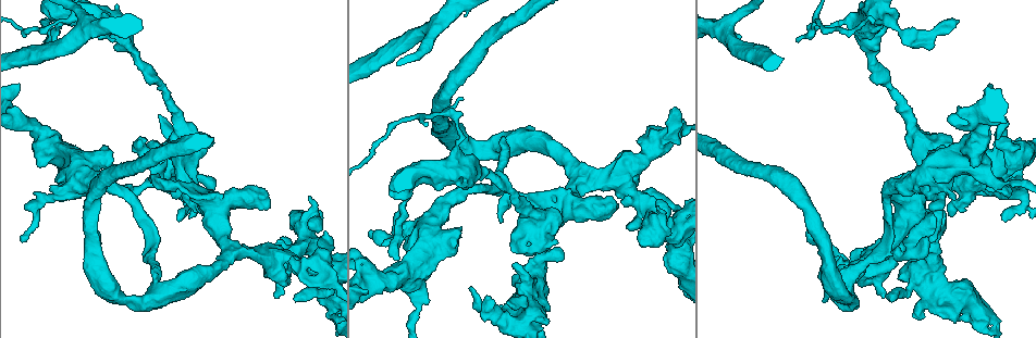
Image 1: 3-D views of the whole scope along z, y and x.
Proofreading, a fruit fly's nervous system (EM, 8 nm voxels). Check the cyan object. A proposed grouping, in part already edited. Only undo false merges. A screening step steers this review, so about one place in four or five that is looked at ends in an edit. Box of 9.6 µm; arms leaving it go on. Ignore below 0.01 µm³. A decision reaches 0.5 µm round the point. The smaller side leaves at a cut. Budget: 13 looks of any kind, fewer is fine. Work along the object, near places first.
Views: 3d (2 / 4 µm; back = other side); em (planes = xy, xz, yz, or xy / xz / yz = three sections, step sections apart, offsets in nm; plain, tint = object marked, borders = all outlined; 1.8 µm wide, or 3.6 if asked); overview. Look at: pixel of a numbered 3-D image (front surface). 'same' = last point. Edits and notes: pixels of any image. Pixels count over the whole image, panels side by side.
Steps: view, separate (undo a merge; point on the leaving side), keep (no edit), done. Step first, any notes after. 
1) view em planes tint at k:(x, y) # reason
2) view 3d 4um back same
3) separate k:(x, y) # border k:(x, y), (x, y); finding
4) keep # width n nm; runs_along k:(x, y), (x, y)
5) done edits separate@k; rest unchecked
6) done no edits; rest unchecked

view em planes tint at 1:(307, 243) # sharp bend

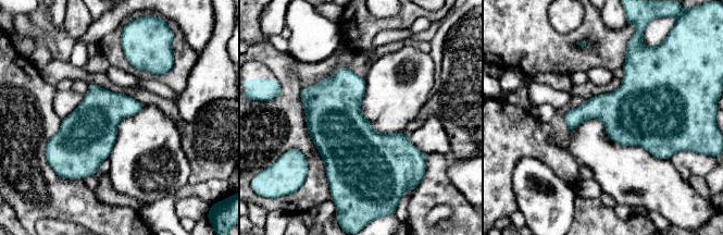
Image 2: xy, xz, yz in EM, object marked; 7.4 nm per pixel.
keep # width 320 nm; all the same cell

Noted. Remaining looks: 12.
view 3d 4um at 1:(893, 201) # calibre changes

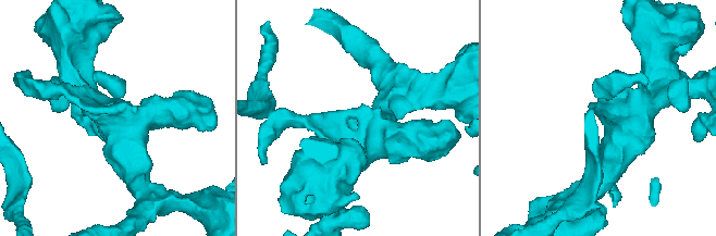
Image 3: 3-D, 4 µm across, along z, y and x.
view em 3.6um planes tint at 3:(130, 117)

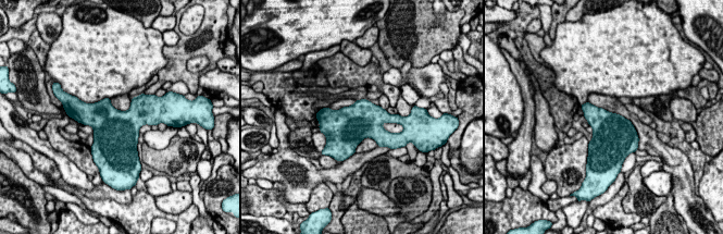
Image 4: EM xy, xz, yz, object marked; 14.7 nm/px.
keep # width 480 nm; one cell here

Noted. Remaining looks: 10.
view 3d 2um at 1:(657, 149) # three arms meet

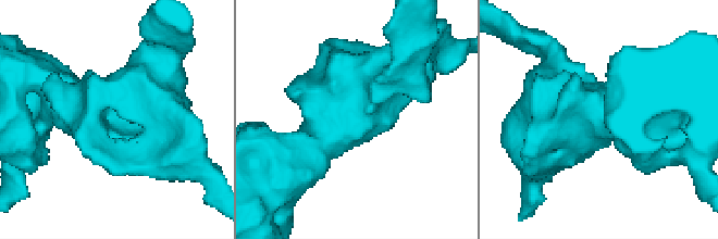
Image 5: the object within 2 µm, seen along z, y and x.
view em 3.6um planes plain at 5:(597, 112)

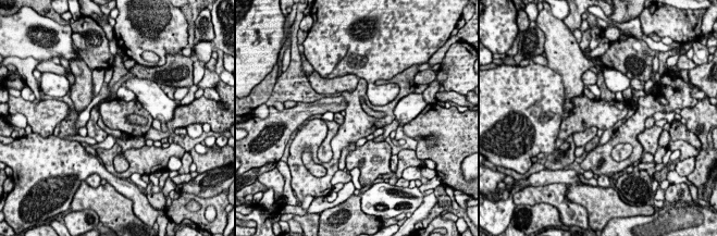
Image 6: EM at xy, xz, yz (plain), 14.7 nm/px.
view em 3.6um planes tint same

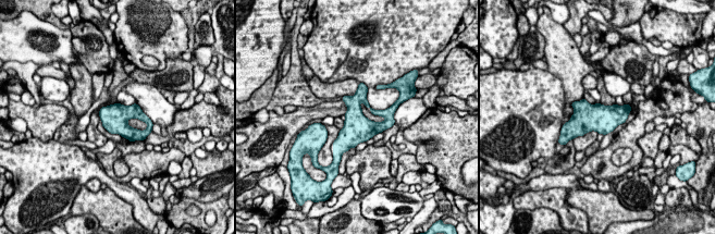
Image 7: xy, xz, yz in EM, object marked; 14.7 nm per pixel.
keep # width 400 nm; all the same cell

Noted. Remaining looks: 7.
view 3d 2um at 1:(883, 15) # thick turns thin

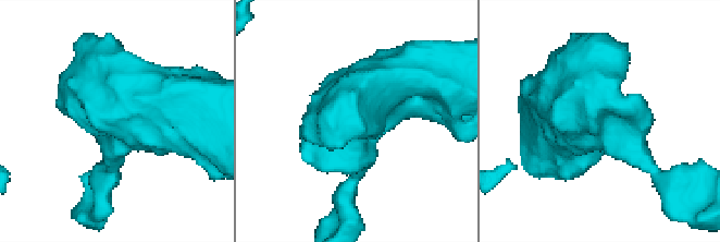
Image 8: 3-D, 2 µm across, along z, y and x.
view em planes tint at 8:(597, 114)

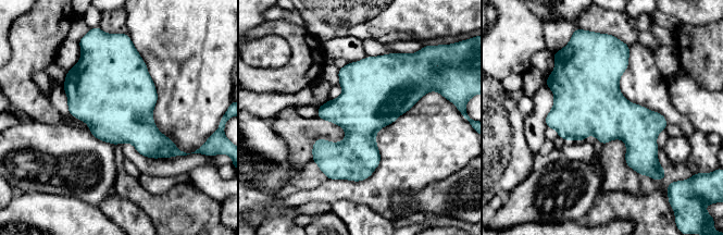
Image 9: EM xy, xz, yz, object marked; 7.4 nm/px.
keep # one cell here

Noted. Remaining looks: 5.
view em xz step 8 borders at 1:(67, 161) # branch point

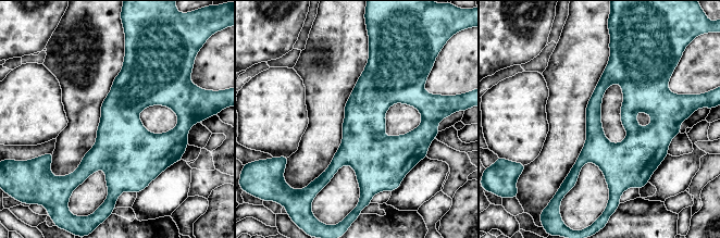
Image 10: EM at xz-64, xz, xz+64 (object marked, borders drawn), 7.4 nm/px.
keep # runs_along 10:(665, 113), (628, 154), (588, 154), (570, 178); one cell here

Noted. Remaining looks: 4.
done no edits; rest unchecked

